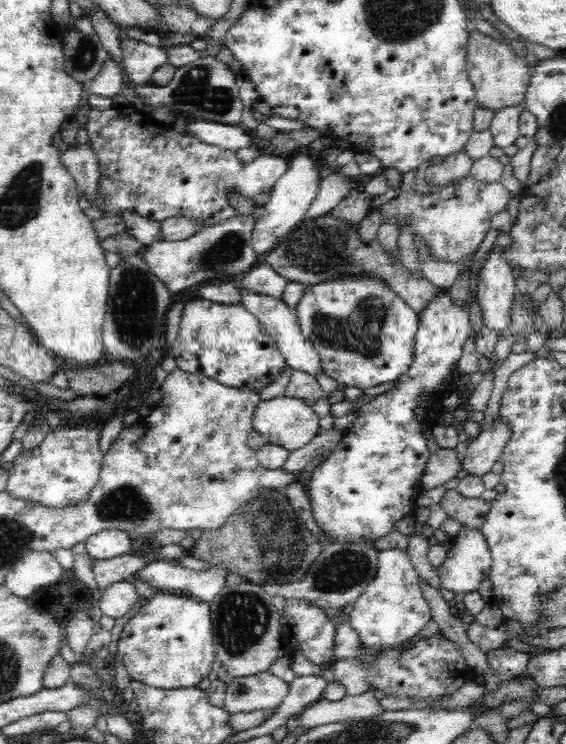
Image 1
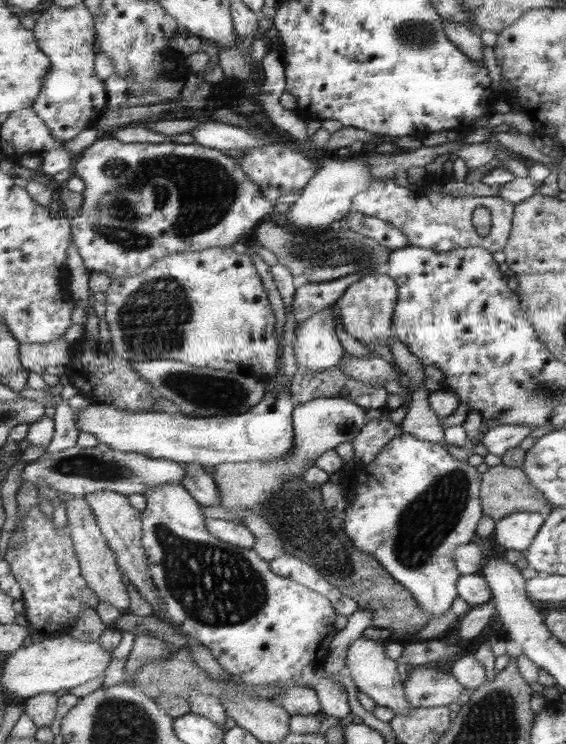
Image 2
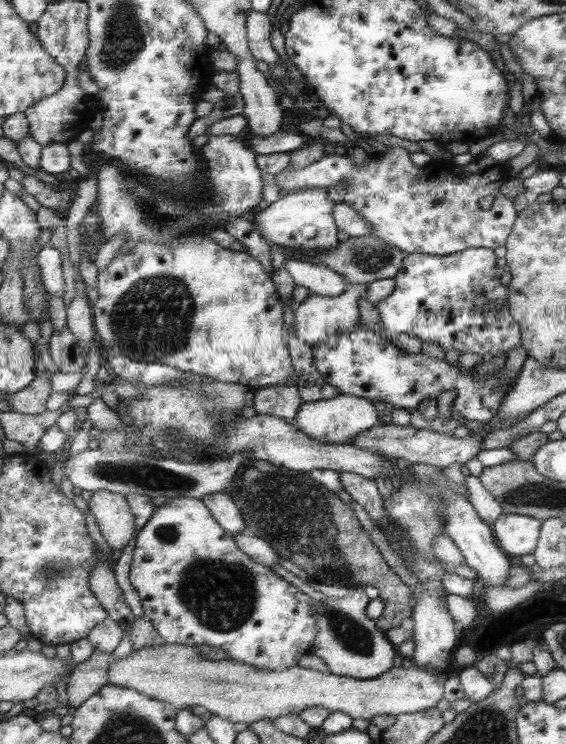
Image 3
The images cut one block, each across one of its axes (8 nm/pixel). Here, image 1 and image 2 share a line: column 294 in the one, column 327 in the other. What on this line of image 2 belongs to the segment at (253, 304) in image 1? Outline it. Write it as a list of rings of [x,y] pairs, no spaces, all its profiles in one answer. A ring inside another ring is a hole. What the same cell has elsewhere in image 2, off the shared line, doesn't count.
[[[328,309],[297,324],[295,338],[290,344],[297,369],[321,373],[335,369],[345,352],[335,335],[334,325]]]

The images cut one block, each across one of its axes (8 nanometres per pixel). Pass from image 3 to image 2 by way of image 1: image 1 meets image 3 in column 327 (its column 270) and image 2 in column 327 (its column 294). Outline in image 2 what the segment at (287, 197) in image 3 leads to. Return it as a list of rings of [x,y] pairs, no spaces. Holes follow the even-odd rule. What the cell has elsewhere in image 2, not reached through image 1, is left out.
[[[328,155],[319,156],[319,167],[308,184],[302,188],[301,195],[285,214],[287,220],[297,226],[297,230],[323,230],[334,220],[341,221],[351,210],[354,199],[374,181],[366,164],[353,156],[350,160],[331,160]]]

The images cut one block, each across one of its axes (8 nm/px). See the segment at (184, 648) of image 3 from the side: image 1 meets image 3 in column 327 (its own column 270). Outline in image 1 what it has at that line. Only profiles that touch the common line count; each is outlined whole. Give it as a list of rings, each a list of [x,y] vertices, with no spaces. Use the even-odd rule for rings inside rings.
[[[270,671],[236,678],[227,684],[225,709],[230,713],[273,710],[288,689],[289,684]]]

